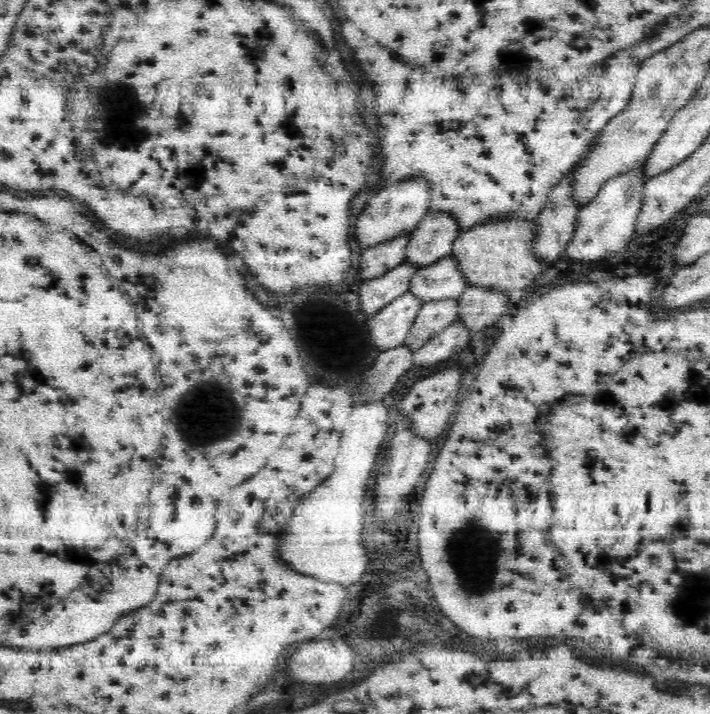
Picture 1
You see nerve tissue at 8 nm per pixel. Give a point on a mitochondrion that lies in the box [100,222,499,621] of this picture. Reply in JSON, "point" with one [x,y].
{"point":[466,549]}

